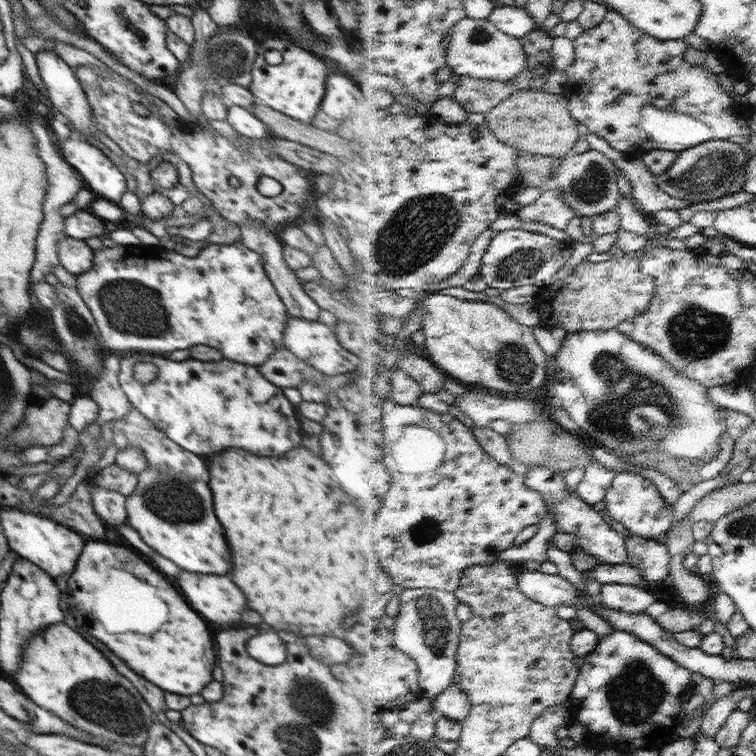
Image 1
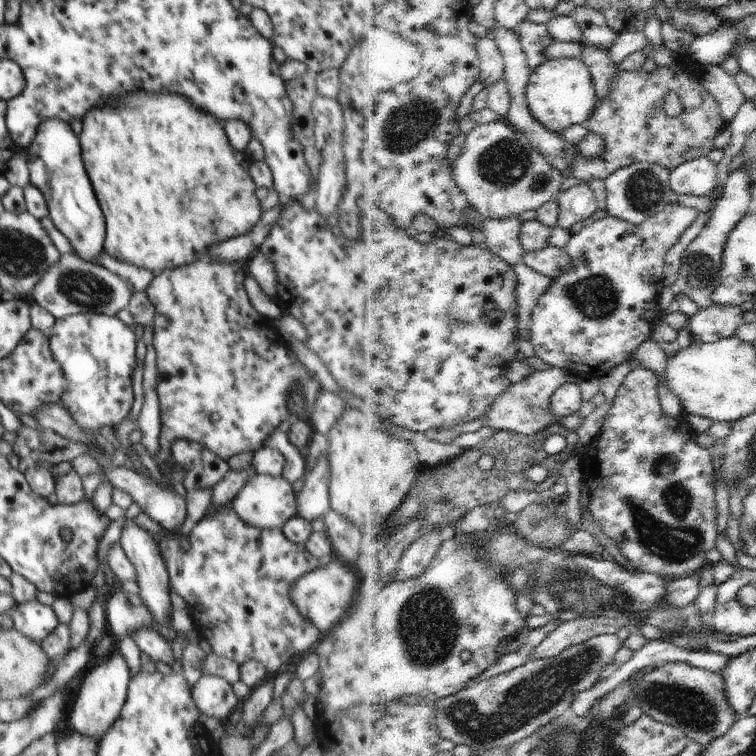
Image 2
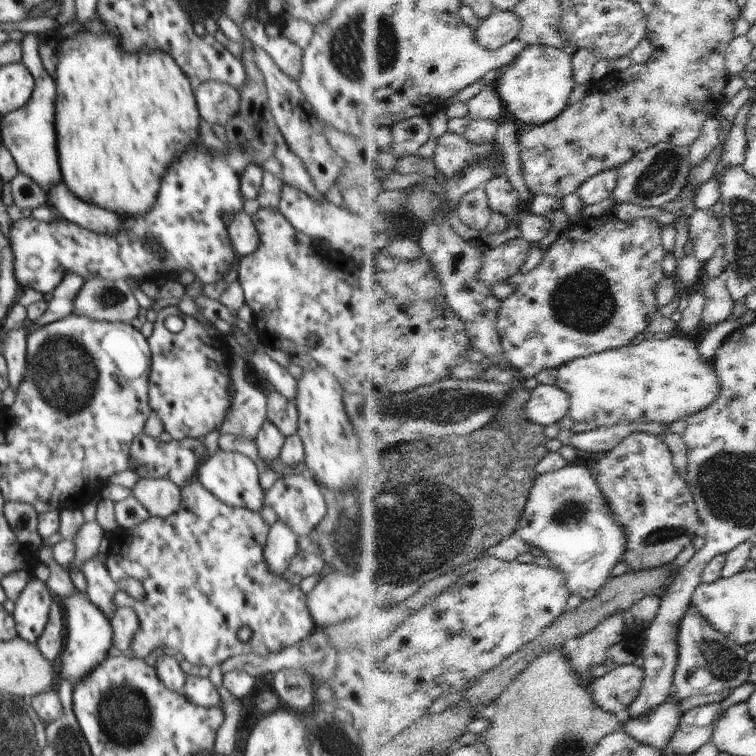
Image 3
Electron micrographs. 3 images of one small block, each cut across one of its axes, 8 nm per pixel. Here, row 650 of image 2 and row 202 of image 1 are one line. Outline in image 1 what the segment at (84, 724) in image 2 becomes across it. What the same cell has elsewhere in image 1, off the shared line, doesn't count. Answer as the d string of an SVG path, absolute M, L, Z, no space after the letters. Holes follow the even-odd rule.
M74 134L73 137L73 139L68 137L66 140L59 142L59 150L64 161L68 162L80 176L83 176L86 187L92 193L96 192L98 196L102 196L102 199L118 203L122 198L122 194L127 191L126 179L122 172L102 150L88 143L88 141L77 139Z

